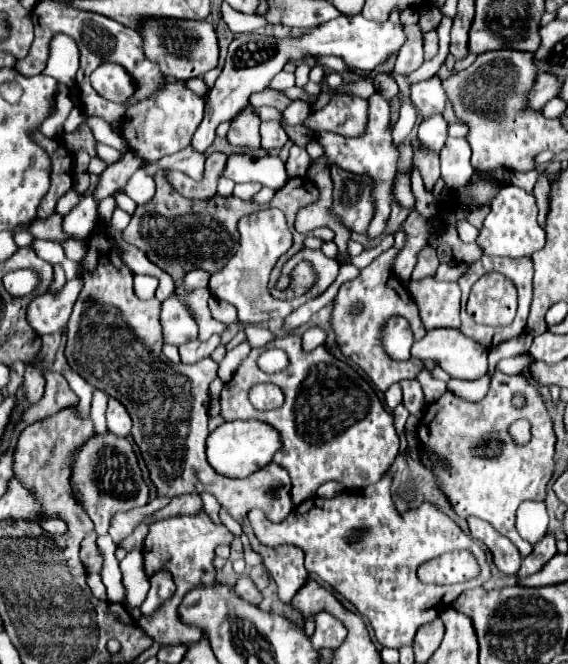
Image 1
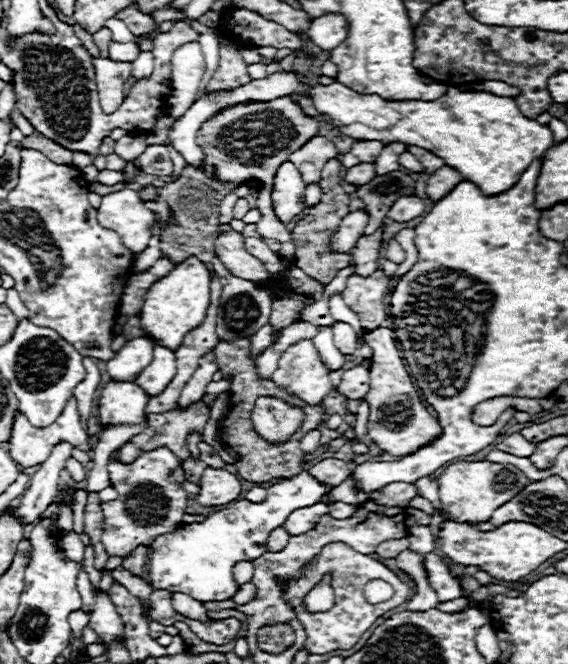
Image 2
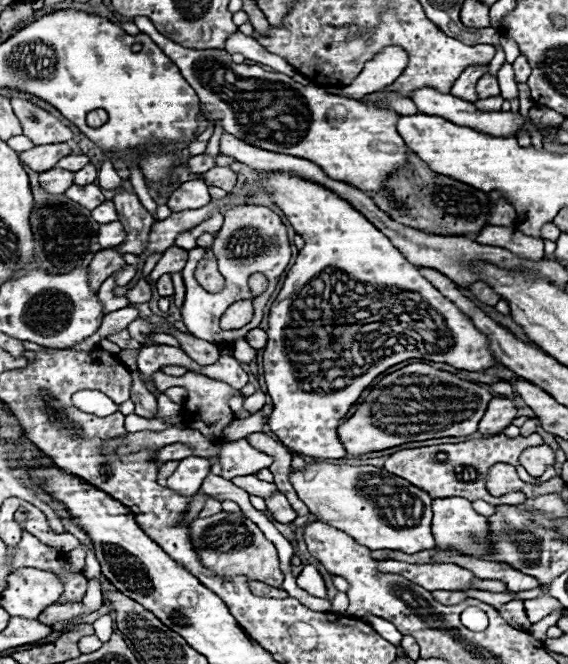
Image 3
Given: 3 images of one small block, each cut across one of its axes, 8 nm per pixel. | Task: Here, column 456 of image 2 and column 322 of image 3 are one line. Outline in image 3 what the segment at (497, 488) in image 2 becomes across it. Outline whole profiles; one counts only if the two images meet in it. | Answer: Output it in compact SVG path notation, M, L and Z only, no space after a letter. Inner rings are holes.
M314 462L300 470L292 470L290 482L300 500L310 508L310 514L346 532L360 546L370 550L402 550L406 554L436 546L430 530L432 498L384 468Z

